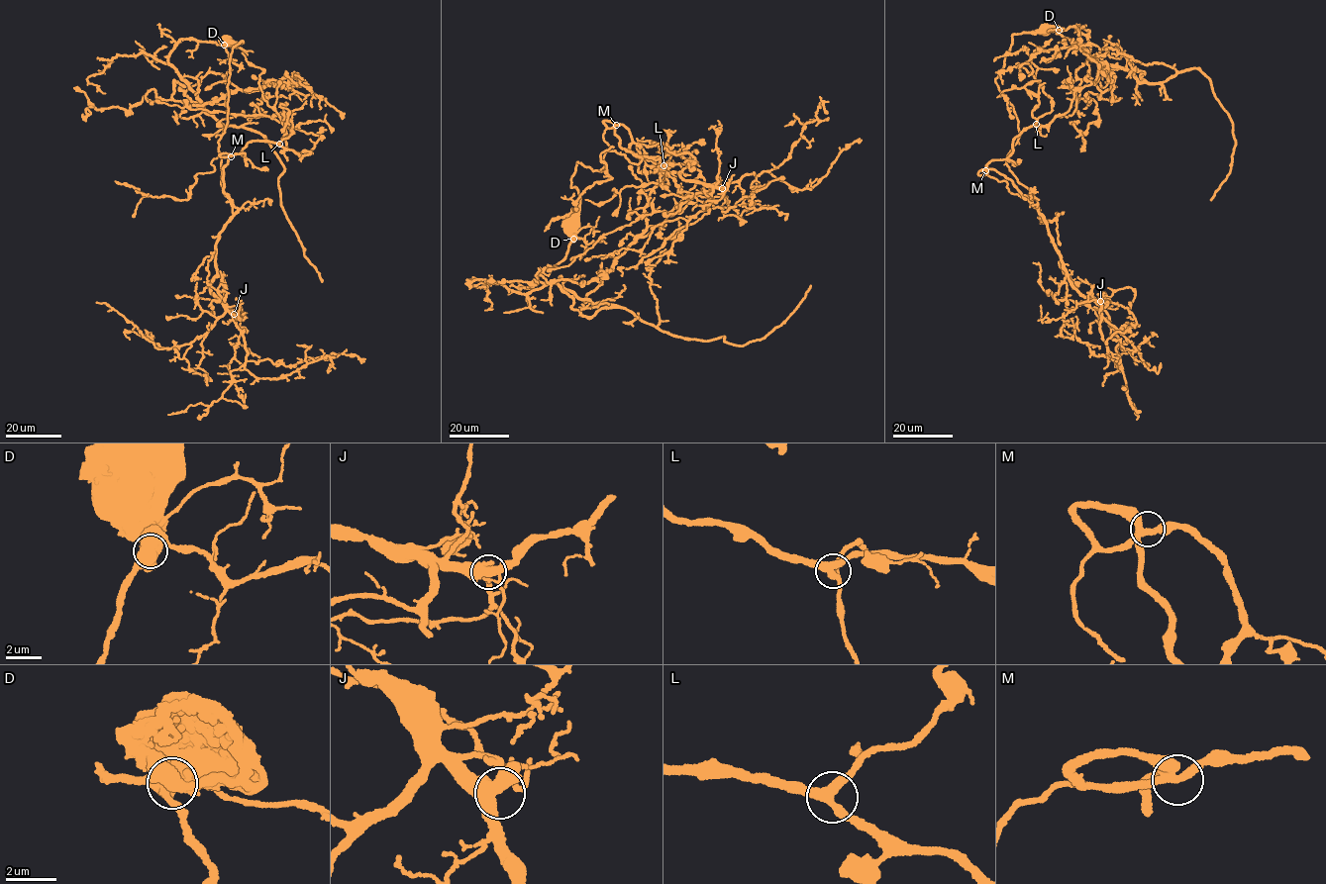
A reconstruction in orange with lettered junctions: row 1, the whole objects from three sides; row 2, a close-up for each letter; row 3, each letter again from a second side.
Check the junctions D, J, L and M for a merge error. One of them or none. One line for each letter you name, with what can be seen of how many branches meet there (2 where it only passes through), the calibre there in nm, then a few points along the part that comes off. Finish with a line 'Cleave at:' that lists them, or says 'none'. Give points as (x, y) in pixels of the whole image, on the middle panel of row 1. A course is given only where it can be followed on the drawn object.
D: branches 4; calibre 700 nm; course (573, 239), (537, 283), (580, 314), (557, 281), (645, 231), (644, 137)
Cleave at: D

